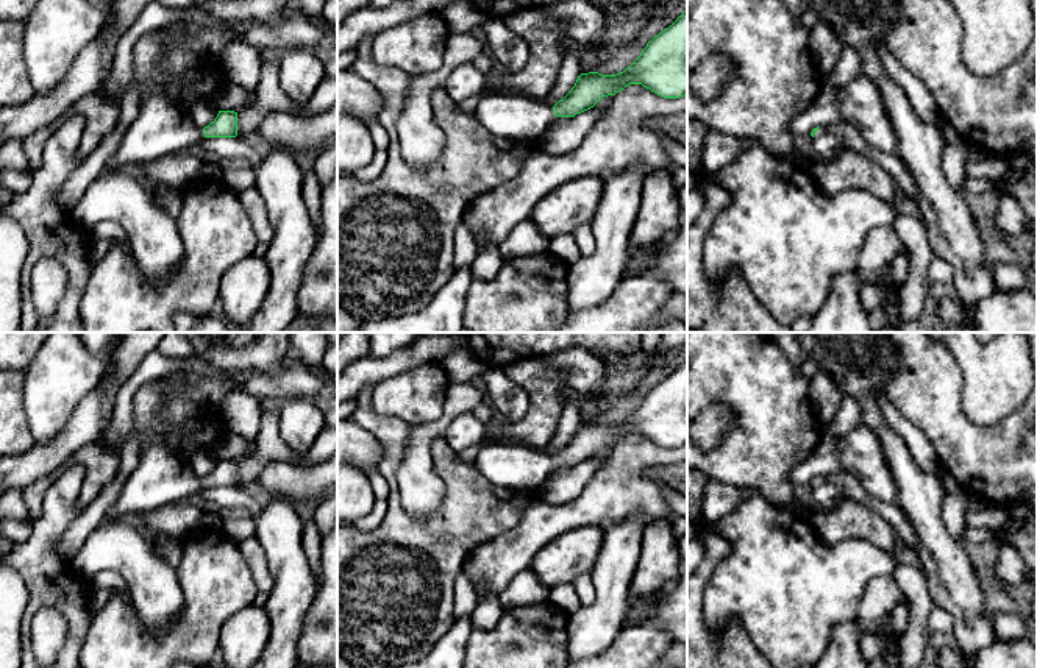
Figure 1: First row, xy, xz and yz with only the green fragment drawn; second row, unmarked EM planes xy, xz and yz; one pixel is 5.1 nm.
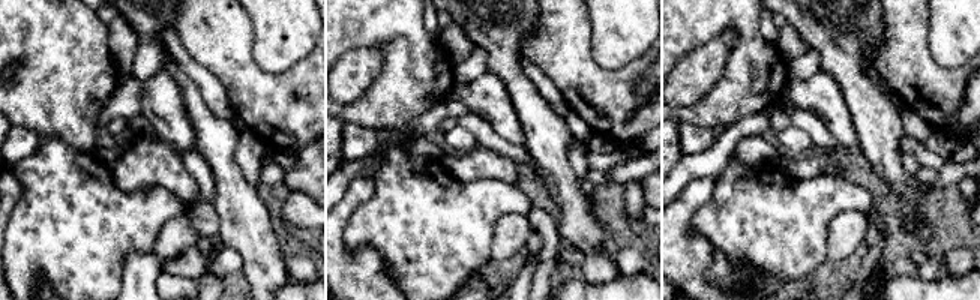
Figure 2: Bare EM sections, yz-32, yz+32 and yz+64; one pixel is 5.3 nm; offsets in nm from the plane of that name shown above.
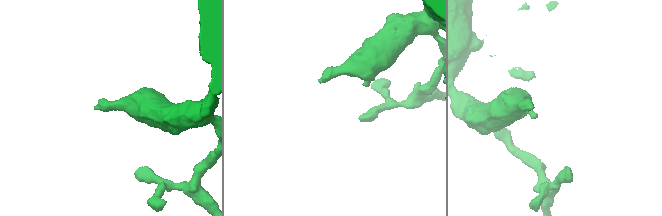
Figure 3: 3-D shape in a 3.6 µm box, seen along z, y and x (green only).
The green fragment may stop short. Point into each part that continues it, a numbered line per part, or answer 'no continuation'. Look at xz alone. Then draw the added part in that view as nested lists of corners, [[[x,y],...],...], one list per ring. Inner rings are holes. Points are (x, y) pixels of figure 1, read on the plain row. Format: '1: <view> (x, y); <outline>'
1: xz (505, 464); [[[483,443],[475,467],[494,484],[539,490],[554,468],[553,456],[518,443]]]

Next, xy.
1: xy (161, 476); [[[164,445],[148,446],[105,518],[147,513],[176,504],[205,487],[187,459]]]

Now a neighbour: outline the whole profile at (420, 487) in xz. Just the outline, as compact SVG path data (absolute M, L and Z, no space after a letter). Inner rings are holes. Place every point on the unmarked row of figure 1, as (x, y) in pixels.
M450 382L442 415L434 421L412 426L395 481L401 506L414 518L433 515L444 499L444 482L433 467L433 440L445 437L456 415L472 412L484 401L486 395L473 382Z

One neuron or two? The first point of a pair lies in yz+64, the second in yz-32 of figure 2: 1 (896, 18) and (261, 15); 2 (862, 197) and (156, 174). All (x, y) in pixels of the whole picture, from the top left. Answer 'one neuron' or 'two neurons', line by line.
1: two neurons
2: two neurons

